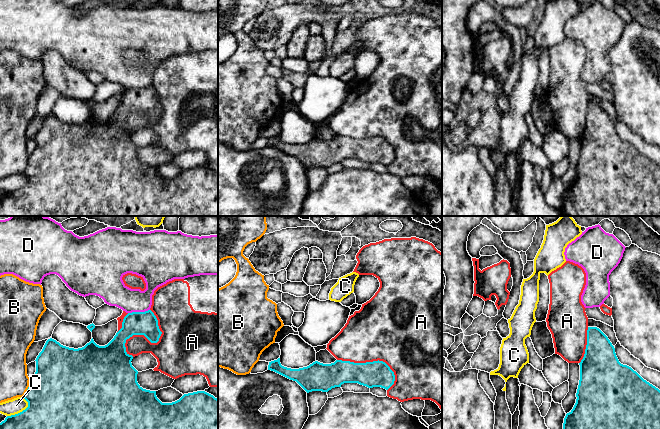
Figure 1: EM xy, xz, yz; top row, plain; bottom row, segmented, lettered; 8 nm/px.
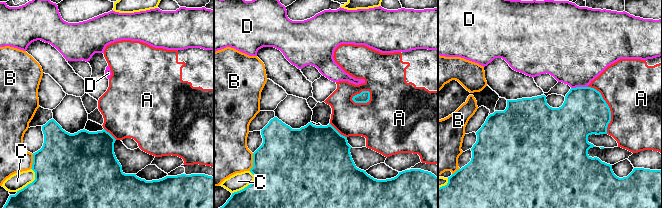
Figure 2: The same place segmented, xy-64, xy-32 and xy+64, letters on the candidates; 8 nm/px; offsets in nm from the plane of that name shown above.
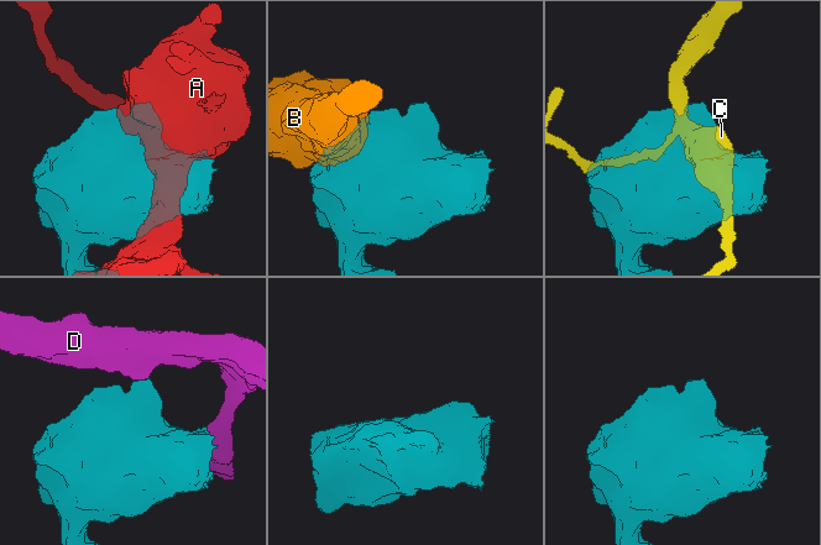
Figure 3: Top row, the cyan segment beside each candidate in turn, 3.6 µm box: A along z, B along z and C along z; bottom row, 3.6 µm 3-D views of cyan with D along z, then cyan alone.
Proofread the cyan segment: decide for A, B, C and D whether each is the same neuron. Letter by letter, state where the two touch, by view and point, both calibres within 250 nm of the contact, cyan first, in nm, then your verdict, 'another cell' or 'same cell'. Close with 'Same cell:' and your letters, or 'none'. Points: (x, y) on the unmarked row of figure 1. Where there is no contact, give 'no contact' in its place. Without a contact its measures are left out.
A: xy (150, 117) | 190/380 nm | another cell
B: xy (28, 163) | 500/240 nm | another cell
C: xy (20, 188) | 500/130 nm | another cell
D: xy (138, 88) | 190/200 nm | another cell
Same cell: none

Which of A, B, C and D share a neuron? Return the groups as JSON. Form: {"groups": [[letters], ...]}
{"groups": [["A"], ["B"], ["C"], ["D"]]}

